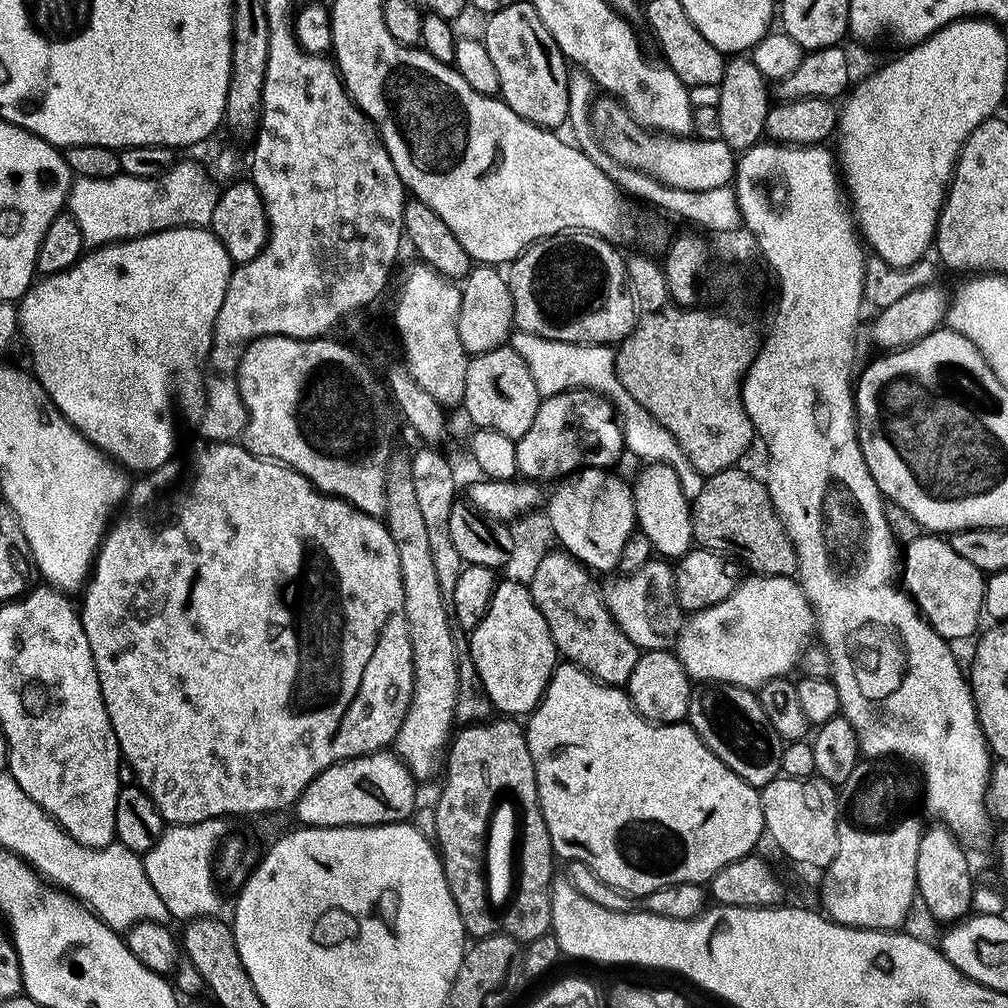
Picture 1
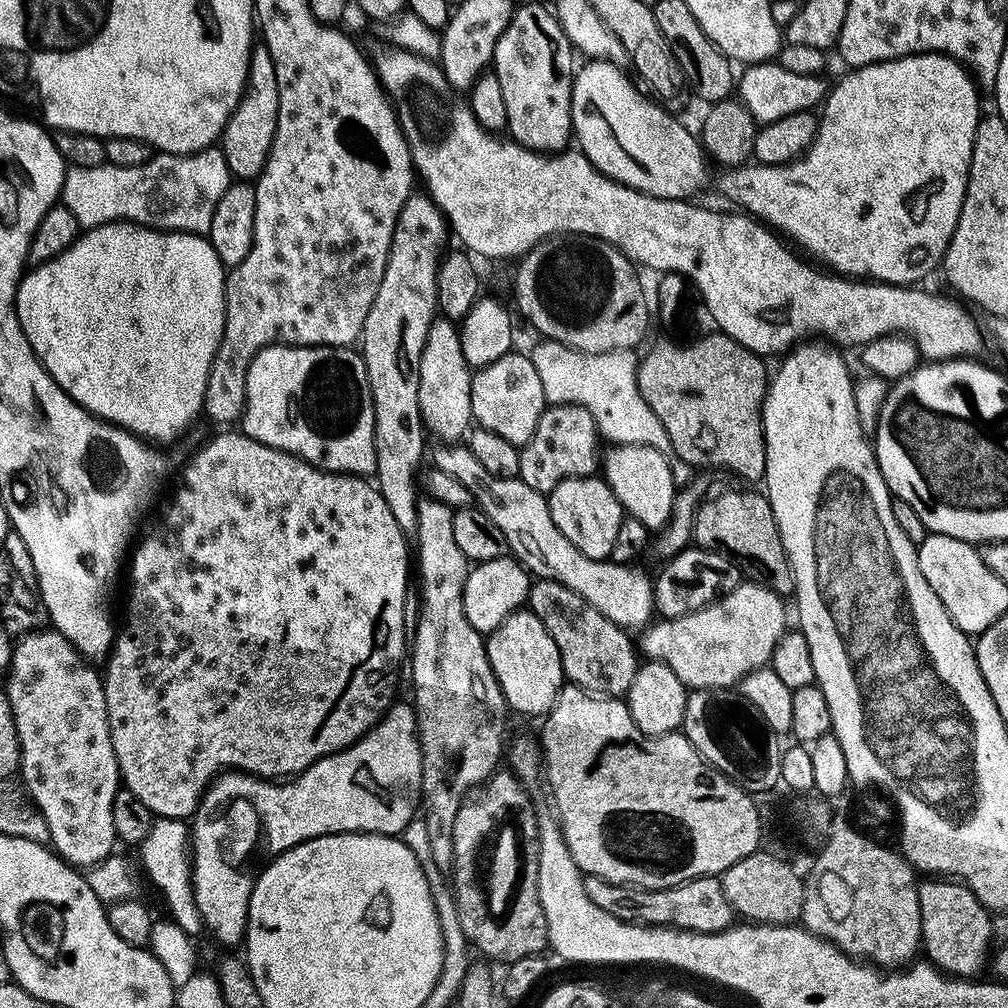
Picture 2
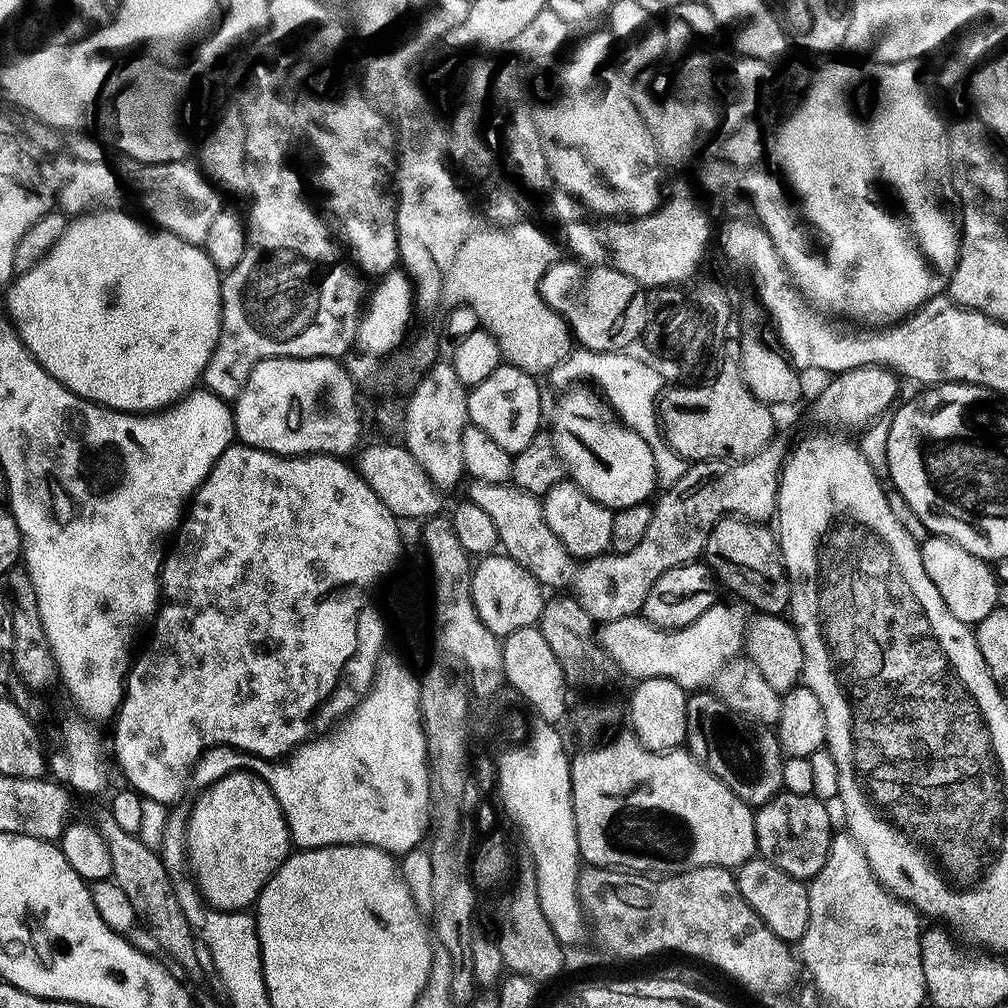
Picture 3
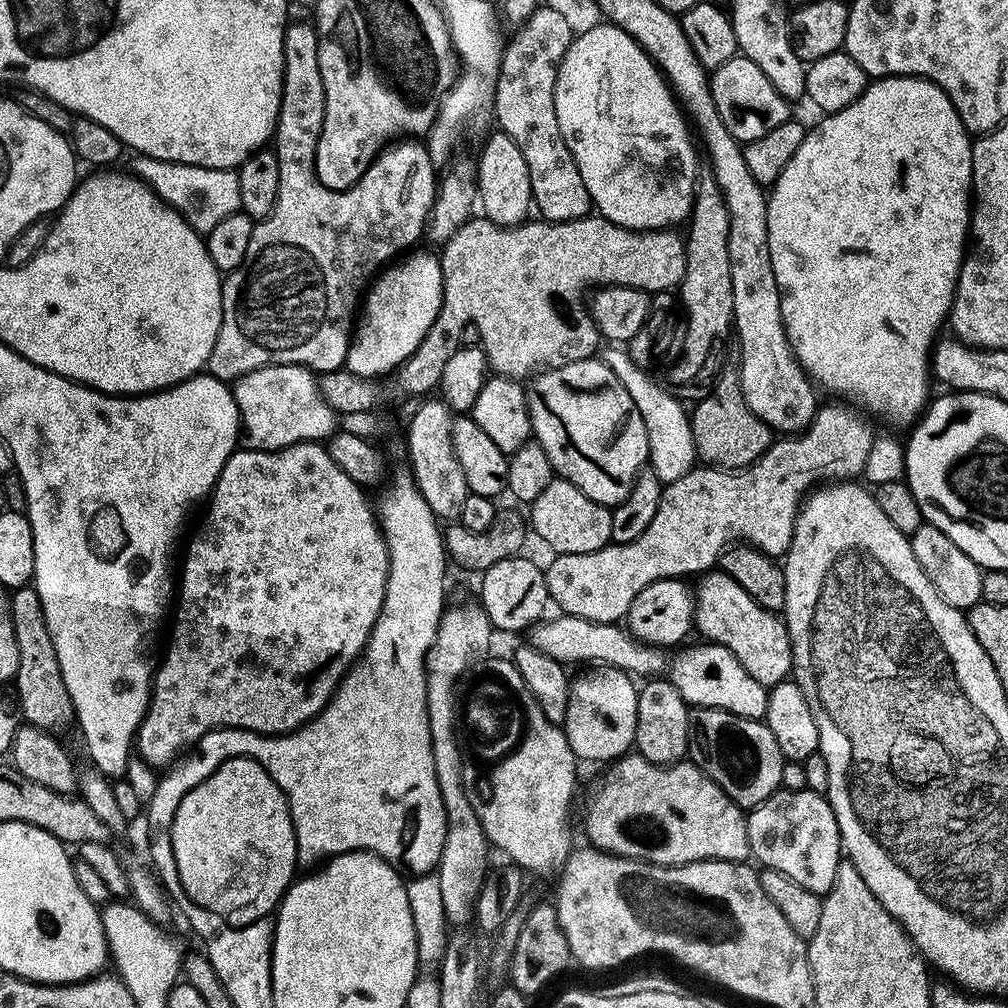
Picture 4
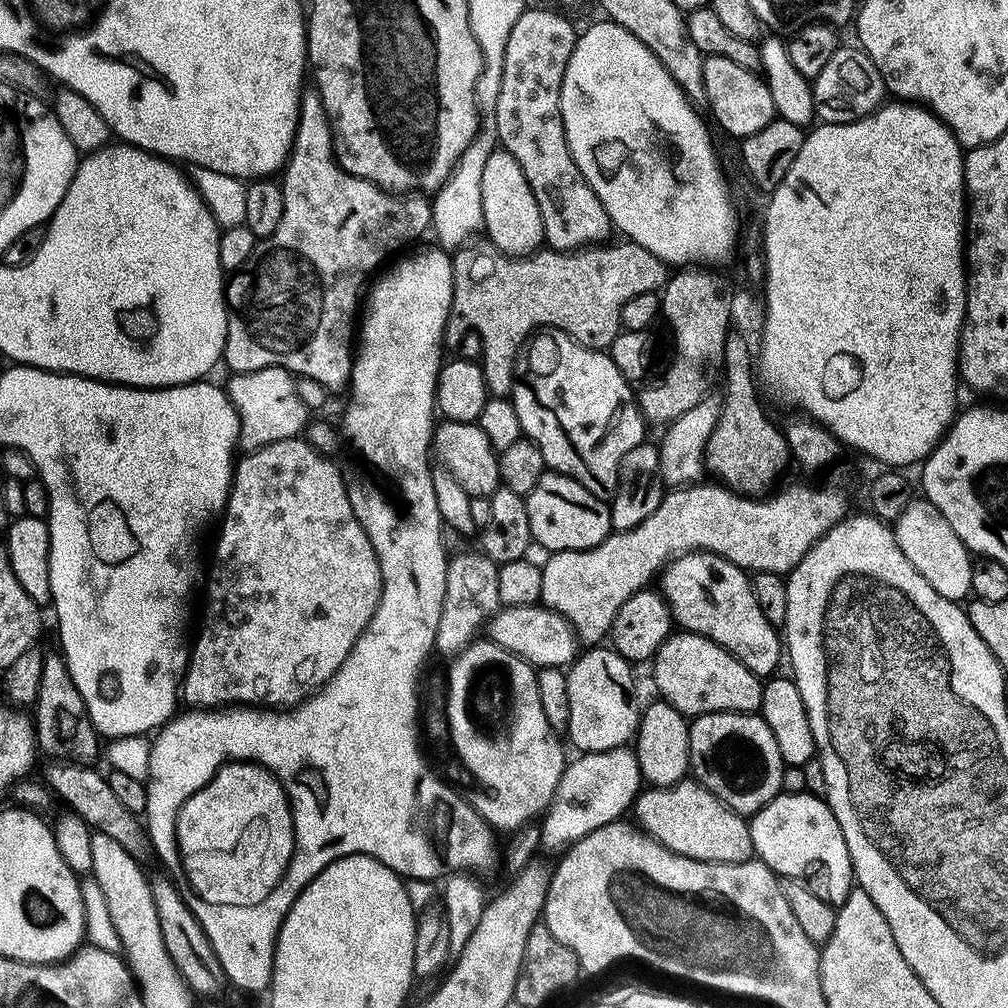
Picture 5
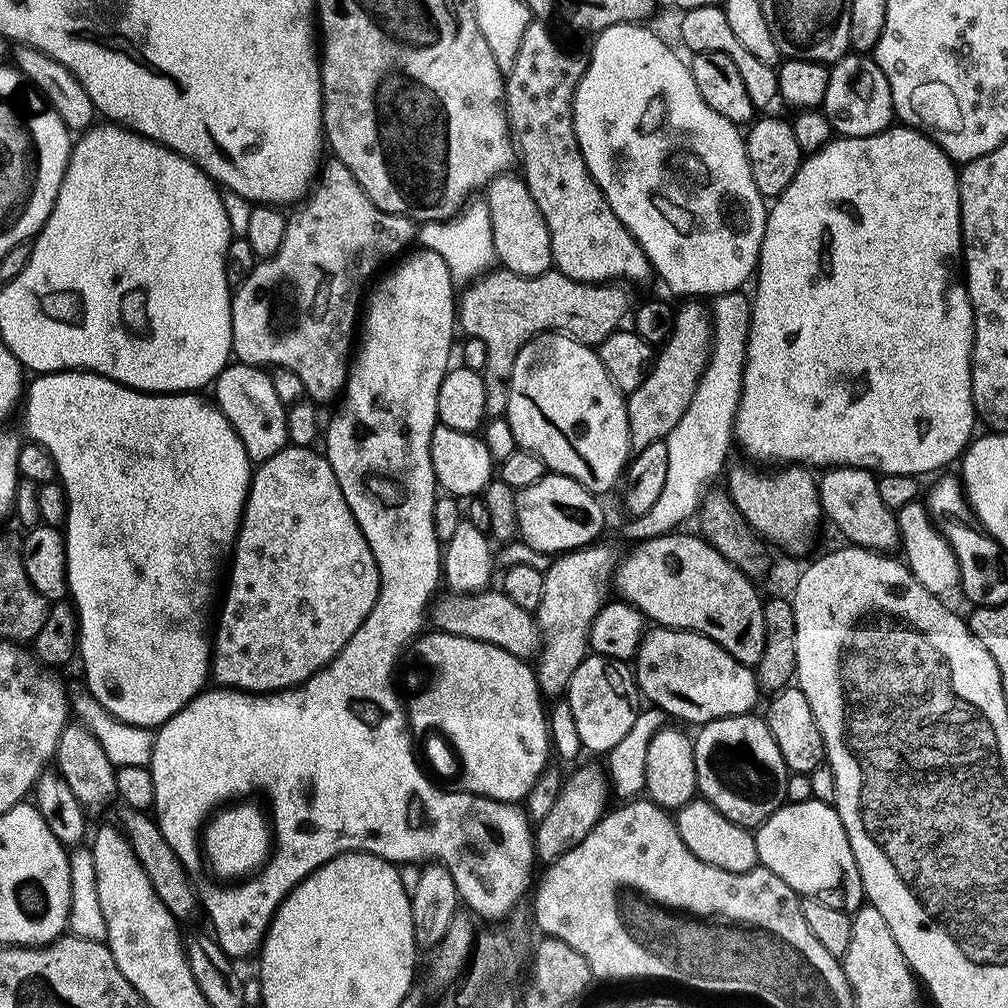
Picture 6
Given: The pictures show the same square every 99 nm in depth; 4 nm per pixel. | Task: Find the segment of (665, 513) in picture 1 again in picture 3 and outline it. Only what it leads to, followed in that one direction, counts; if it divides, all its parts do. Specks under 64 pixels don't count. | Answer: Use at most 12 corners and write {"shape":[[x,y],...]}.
{"shape":[[599,391],[557,396],[571,483],[609,510],[651,501],[654,454]]}

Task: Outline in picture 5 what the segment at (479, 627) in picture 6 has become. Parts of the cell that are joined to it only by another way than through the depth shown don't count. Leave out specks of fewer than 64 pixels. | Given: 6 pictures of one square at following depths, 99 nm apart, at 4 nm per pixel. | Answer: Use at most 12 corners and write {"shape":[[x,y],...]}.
{"shape":[[540,604],[501,607],[492,643],[537,670],[578,655],[576,631]]}

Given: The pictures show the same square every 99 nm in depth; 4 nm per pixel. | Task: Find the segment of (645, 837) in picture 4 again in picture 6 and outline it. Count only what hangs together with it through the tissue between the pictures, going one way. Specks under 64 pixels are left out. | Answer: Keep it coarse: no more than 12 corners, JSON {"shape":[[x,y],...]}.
{"shape":[[703,798],[679,808],[676,833],[718,870],[760,864],[755,835]]}

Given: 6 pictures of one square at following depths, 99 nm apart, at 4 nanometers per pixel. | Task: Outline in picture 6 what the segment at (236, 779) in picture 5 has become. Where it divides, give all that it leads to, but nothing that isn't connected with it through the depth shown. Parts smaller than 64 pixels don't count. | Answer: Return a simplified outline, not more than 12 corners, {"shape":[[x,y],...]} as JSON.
{"shape":[[232,802],[202,828],[203,863],[224,882],[259,872],[269,813]]}

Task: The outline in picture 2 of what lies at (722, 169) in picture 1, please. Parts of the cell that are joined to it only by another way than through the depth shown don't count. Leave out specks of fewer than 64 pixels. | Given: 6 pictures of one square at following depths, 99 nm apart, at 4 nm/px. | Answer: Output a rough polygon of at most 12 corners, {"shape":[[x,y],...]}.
{"shape":[[621,65],[572,78],[572,130],[602,175],[671,200],[708,180],[703,143]]}

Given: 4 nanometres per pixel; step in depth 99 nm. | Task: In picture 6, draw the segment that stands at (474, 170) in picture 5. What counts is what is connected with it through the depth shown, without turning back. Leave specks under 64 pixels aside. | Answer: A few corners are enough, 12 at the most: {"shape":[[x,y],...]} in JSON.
{"shape":[[487,199],[421,223],[420,248],[457,285],[497,263]]}

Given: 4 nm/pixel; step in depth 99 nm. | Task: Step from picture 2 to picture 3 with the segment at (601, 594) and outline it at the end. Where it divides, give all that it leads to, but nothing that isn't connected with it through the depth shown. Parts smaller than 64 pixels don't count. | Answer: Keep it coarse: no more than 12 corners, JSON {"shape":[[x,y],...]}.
{"shape":[[469,479],[467,499],[494,521],[499,547],[545,589],[577,561],[546,526],[539,496]]}

